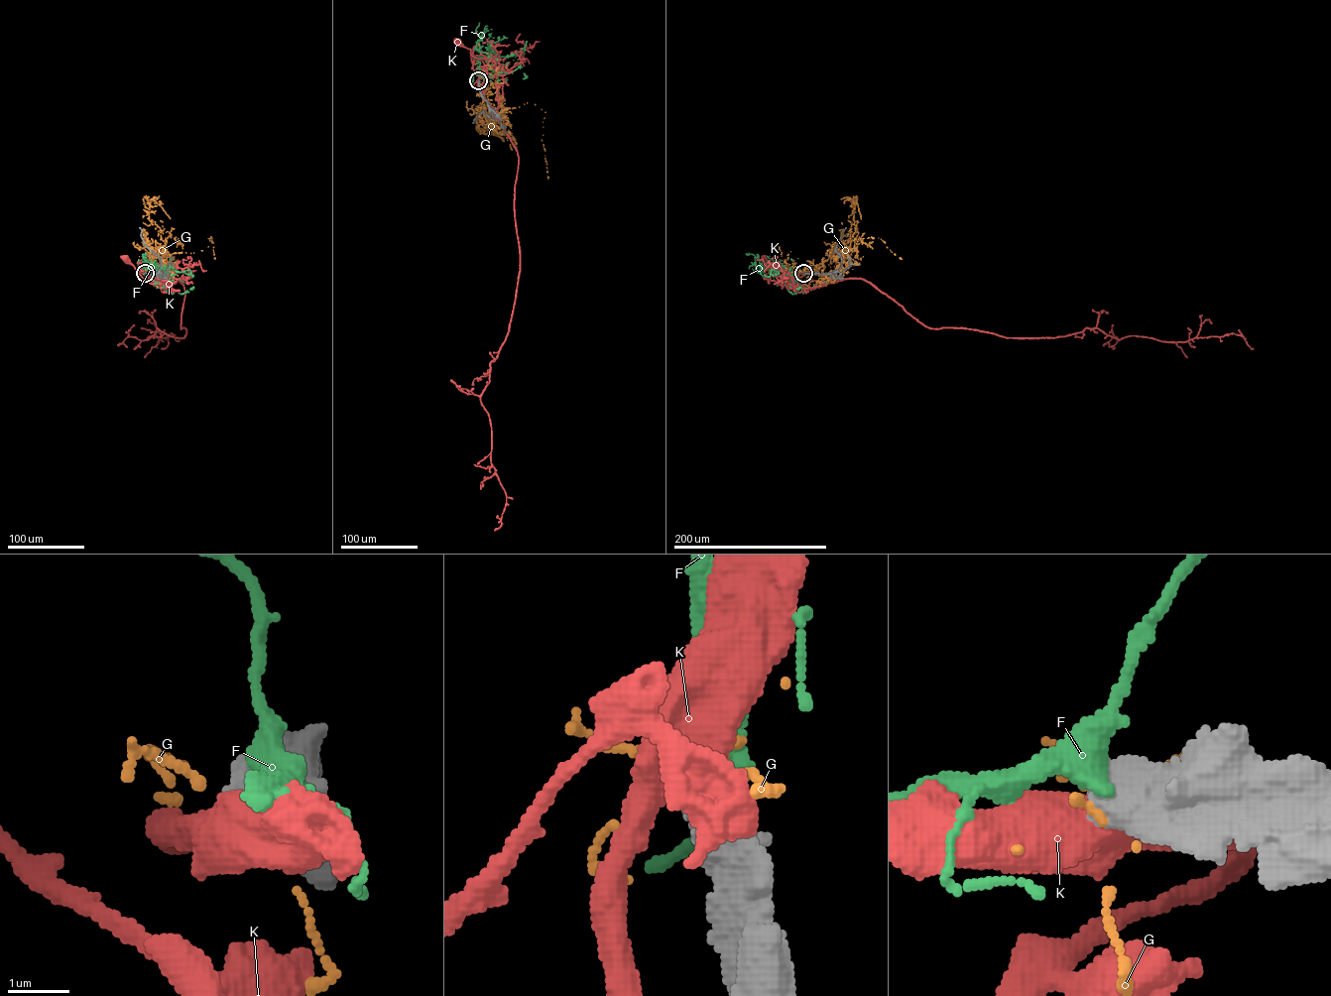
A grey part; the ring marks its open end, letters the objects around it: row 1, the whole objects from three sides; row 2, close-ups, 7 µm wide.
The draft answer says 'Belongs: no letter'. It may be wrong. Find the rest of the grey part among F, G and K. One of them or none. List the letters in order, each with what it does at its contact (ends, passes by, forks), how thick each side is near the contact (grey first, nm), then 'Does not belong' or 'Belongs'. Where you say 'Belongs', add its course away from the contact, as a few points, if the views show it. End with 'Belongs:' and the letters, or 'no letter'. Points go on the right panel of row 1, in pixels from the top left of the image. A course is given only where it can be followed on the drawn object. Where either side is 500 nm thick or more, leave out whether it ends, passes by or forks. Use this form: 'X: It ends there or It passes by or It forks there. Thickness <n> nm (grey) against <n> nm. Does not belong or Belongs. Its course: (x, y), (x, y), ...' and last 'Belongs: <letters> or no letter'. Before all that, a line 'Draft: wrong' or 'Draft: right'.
Draft: right
F: Thickness 800 nm (grey) against 440 nm. Does not belong
G: Thickness 800 nm (grey) against 120 nm. Does not belong
K: Thickness 850 nm (grey) against 550 nm. Does not belong
Belongs: no letter

